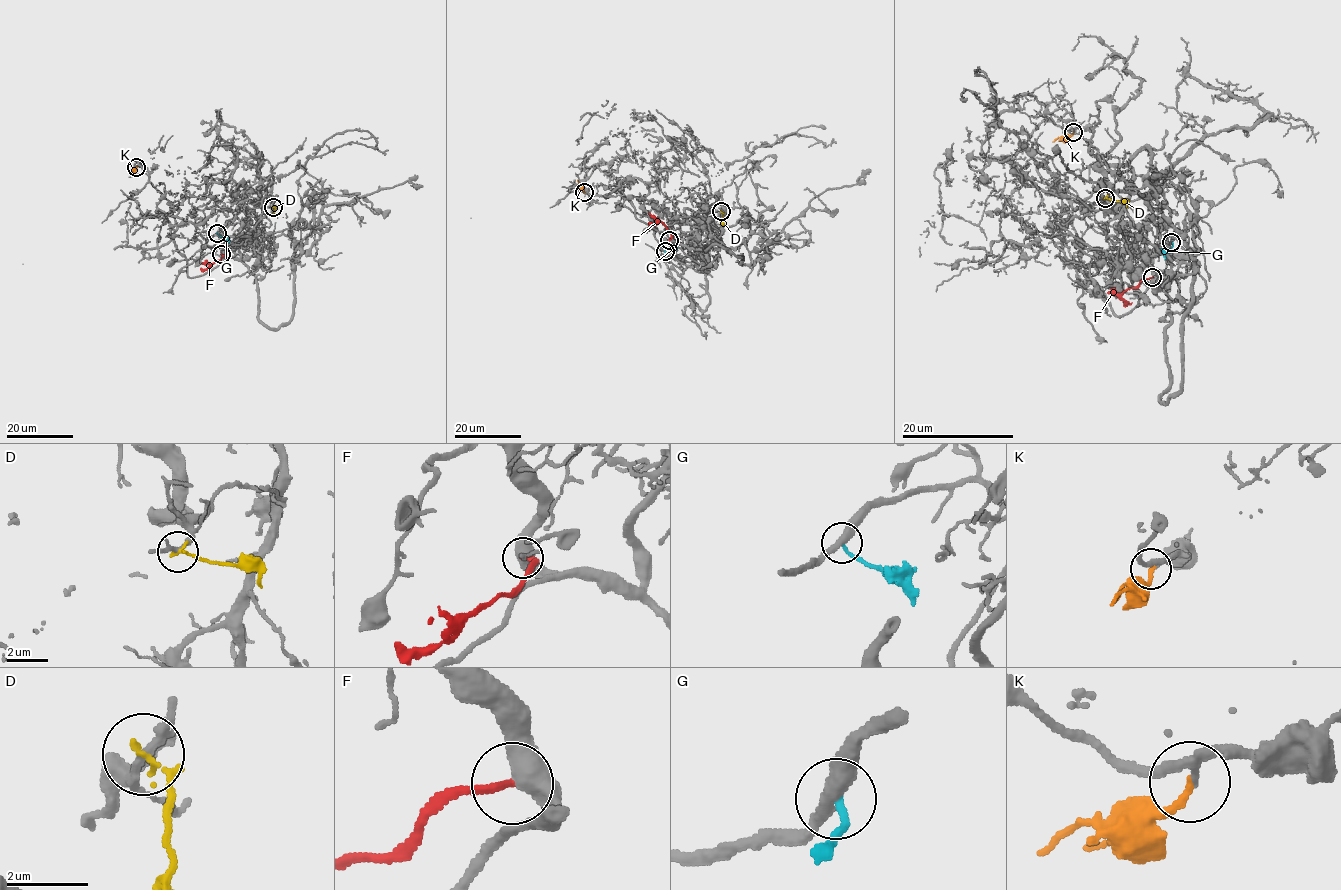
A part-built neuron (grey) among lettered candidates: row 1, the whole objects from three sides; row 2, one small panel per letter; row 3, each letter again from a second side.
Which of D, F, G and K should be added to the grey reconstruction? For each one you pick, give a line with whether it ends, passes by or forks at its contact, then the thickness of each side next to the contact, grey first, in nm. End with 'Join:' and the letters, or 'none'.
K: it ends there; 140 nm thick on the grey side, 200 nm on the other
Join: K

